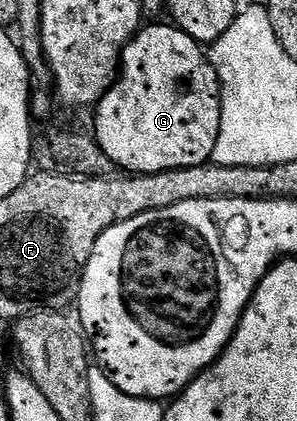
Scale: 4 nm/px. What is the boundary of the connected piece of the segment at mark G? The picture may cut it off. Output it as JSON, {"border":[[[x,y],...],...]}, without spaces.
{"border":[[[174,24],[166,25],[144,25],[139,33],[132,38],[131,43],[123,50],[123,60],[119,77],[115,79],[114,86],[108,90],[107,95],[98,102],[93,110],[93,113],[95,113],[95,130],[93,129],[95,141],[103,149],[105,156],[109,156],[109,160],[115,162],[116,167],[120,171],[130,172],[132,175],[160,174],[173,168],[189,168],[190,166],[199,166],[203,162],[211,161],[211,153],[217,144],[217,136],[221,128],[221,104],[223,103],[223,95],[219,88],[219,77],[215,69],[211,66],[210,57],[205,53],[204,47],[200,43],[192,40],[184,30],[180,30]]]}

